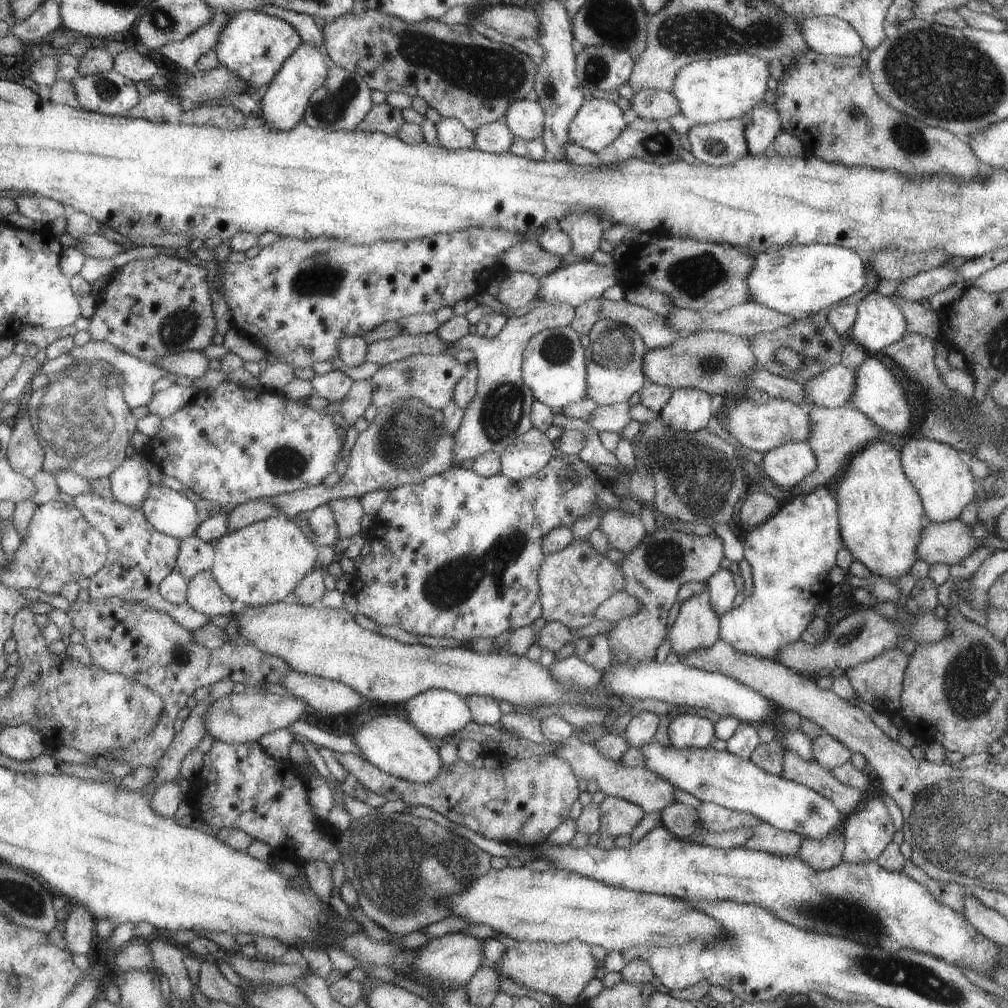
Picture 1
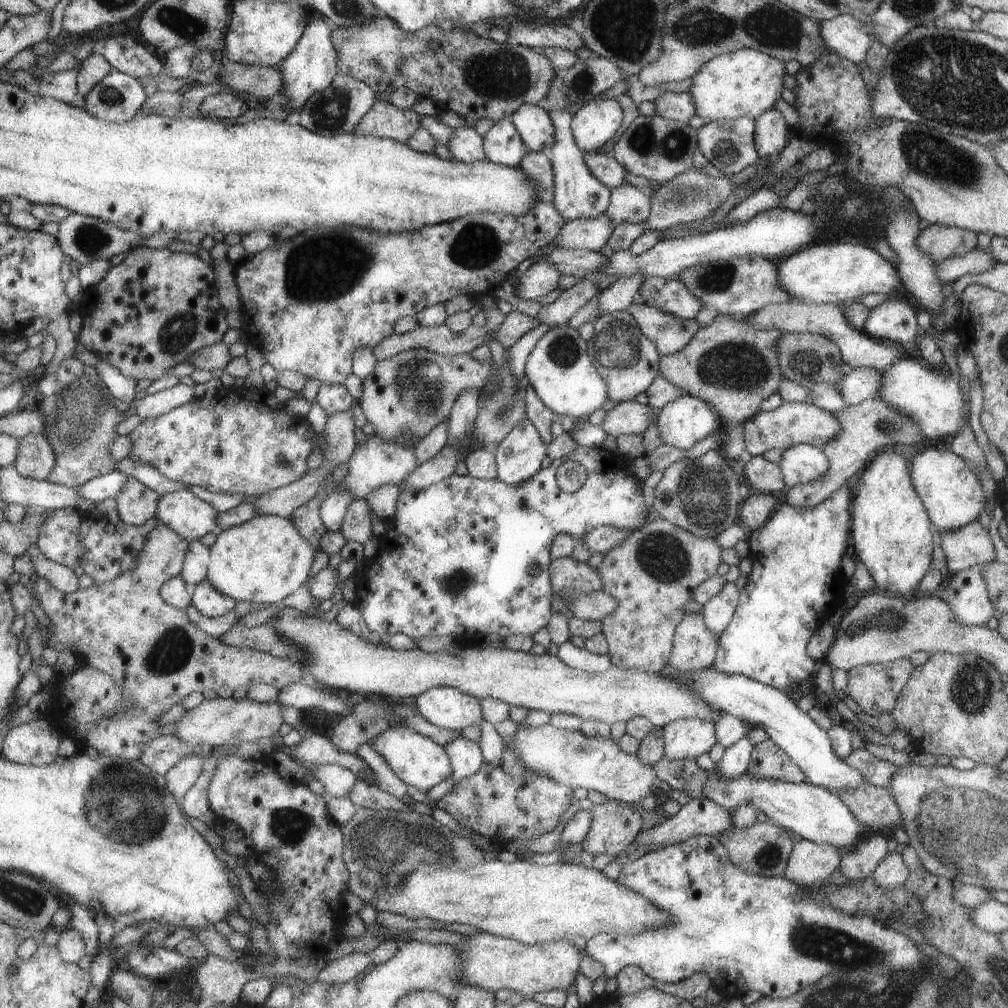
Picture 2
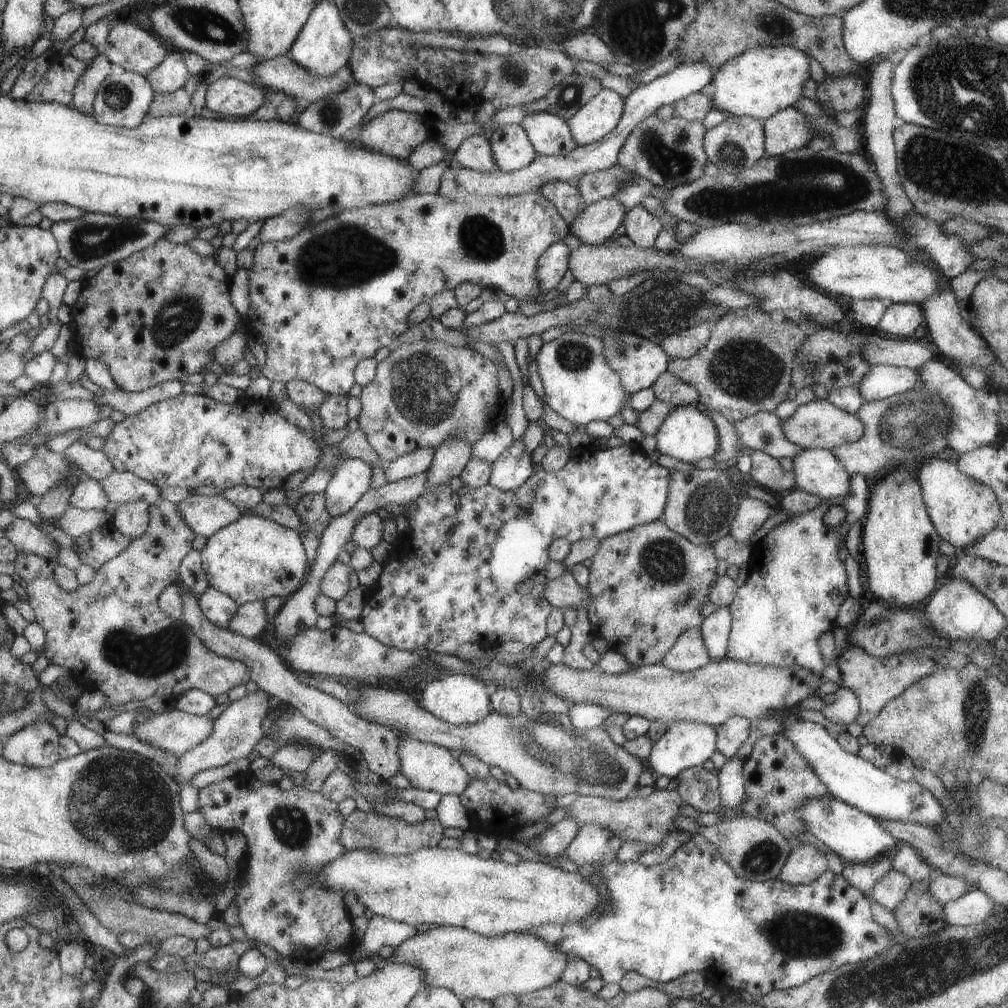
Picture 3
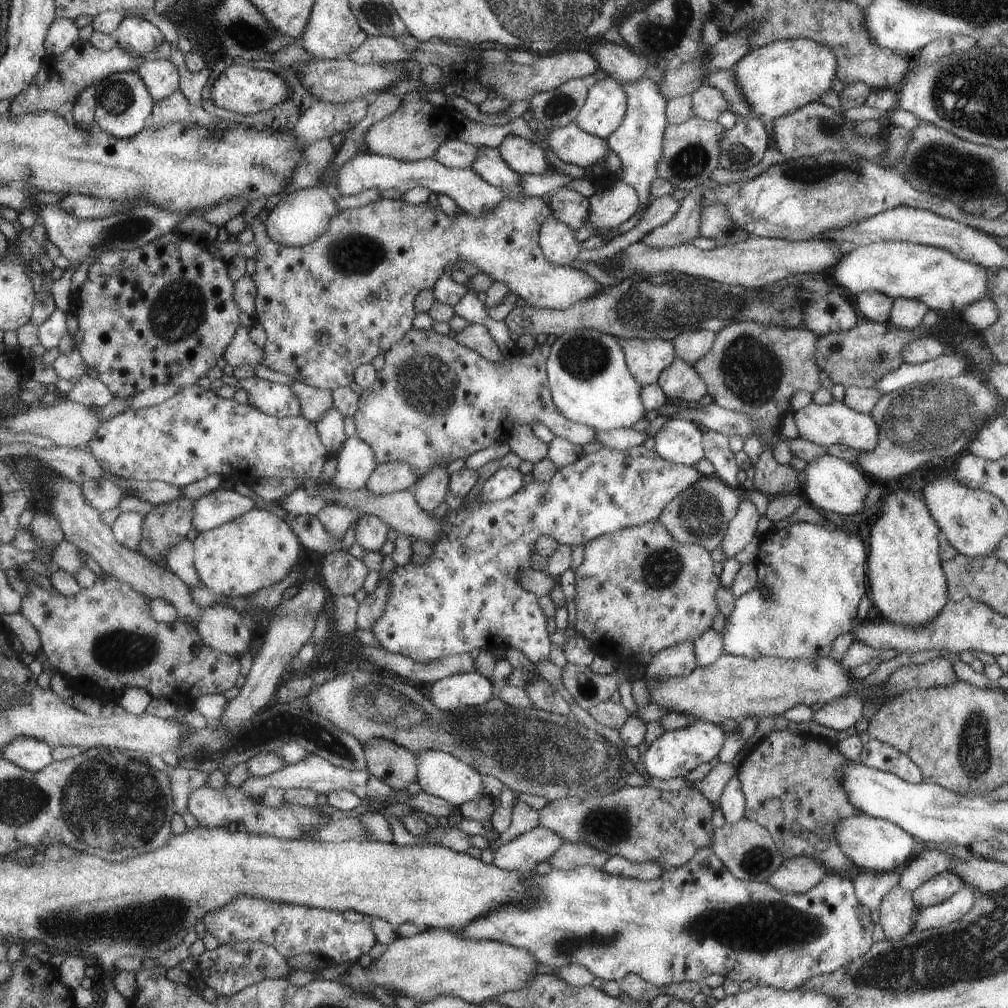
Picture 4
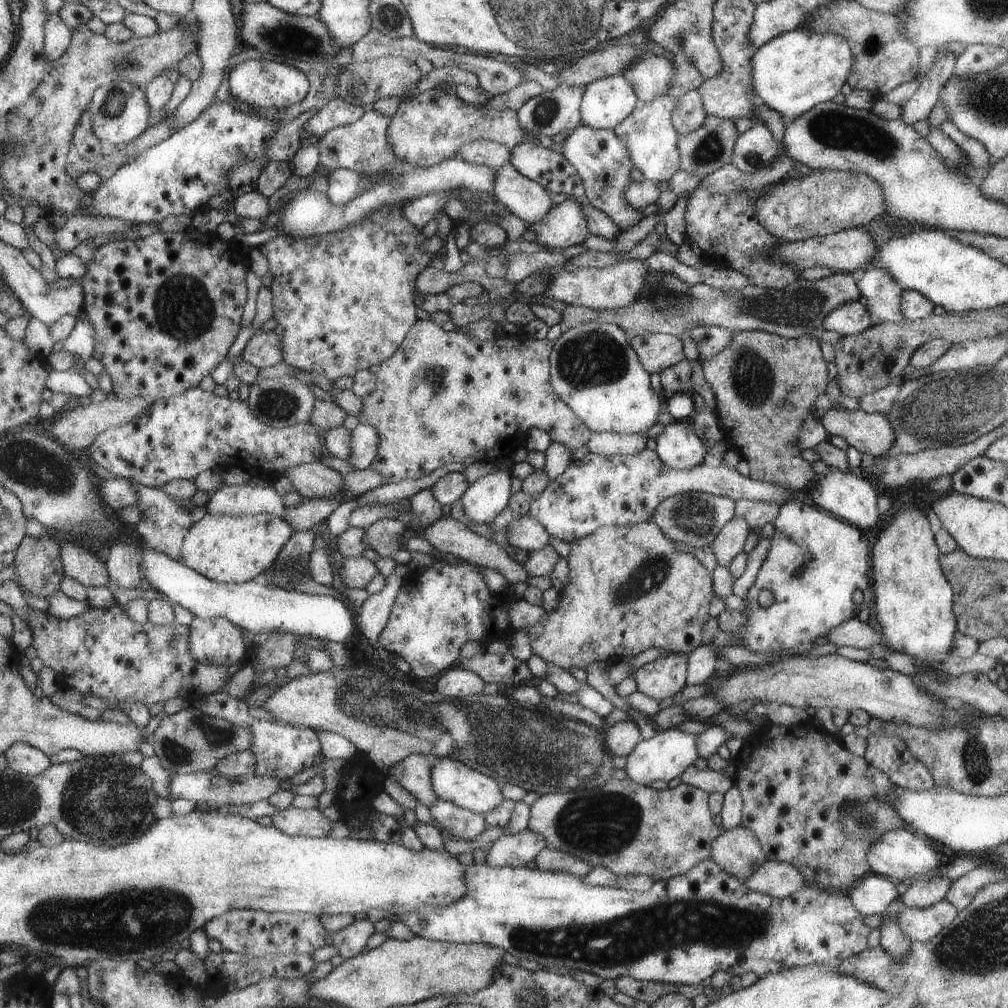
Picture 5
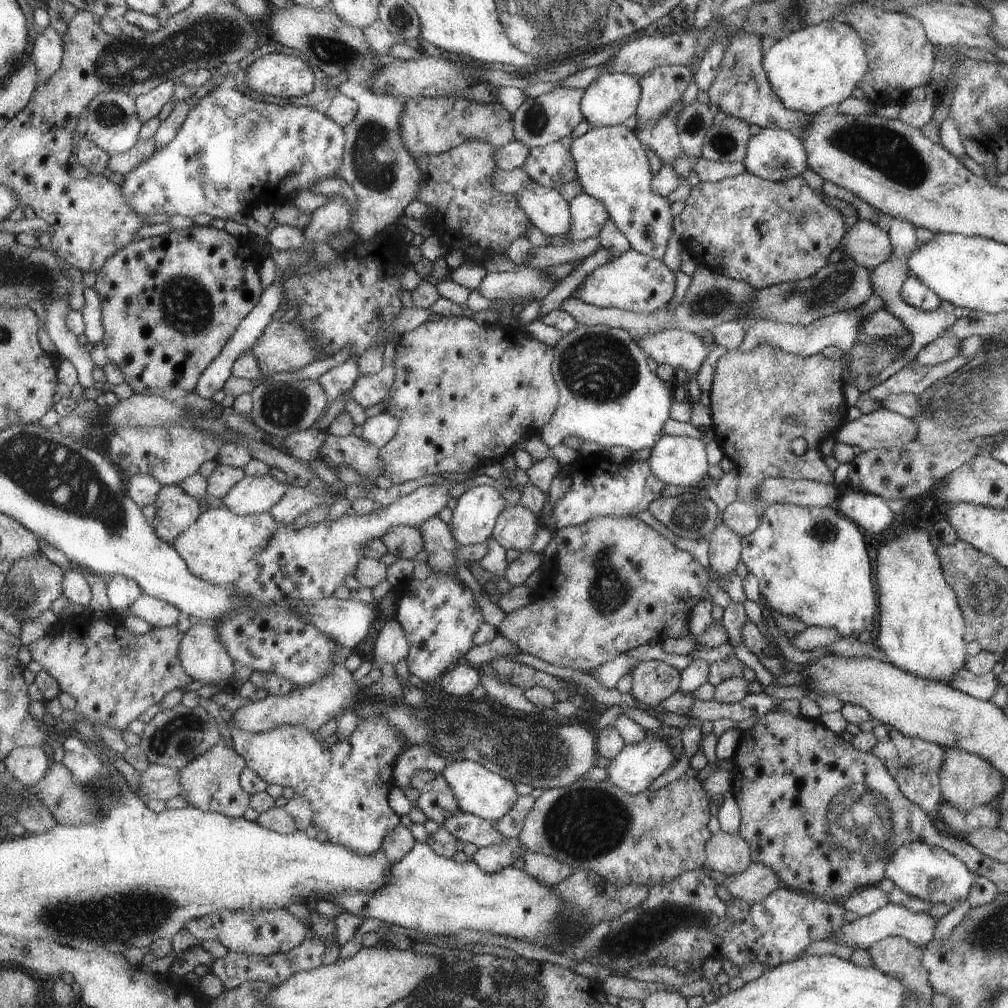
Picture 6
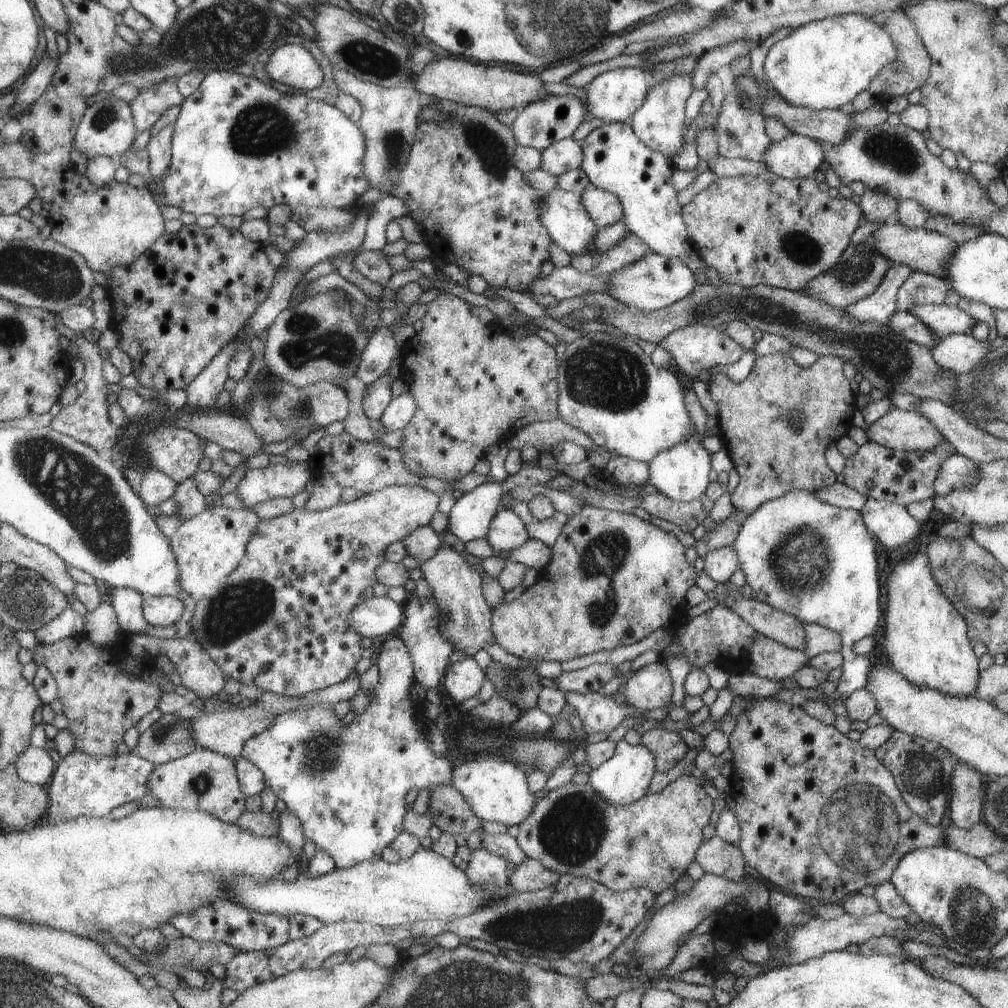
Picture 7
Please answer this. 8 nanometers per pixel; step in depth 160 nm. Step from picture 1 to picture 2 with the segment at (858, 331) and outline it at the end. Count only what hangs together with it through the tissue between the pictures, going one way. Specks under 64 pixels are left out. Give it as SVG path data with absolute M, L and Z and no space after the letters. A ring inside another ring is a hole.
M887 299L870 308L862 330L882 342L905 346L918 334L917 314L907 302Z

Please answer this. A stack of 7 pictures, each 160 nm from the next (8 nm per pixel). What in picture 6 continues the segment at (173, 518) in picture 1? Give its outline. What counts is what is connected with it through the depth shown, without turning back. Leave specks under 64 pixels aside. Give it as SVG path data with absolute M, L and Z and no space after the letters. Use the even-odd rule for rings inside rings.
M270 474L245 475L223 498L224 506L238 515L270 511L285 494L290 484L277 482Z

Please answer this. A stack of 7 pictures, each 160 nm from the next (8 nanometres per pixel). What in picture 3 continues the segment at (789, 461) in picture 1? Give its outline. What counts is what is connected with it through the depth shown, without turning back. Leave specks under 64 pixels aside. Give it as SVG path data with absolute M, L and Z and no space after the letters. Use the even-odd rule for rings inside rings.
M818 448L801 449L792 458L792 471L794 474L794 486L807 491L809 494L817 495L820 500L843 496L850 489L850 478L846 469L834 457L833 451Z

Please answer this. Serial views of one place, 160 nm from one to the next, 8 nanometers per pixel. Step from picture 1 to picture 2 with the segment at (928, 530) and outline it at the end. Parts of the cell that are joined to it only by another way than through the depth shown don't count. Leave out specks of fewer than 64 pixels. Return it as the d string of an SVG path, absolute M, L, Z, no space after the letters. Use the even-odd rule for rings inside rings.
M976 521L953 530L939 532L939 546L944 554L949 574L994 560L993 544L987 528L983 528Z

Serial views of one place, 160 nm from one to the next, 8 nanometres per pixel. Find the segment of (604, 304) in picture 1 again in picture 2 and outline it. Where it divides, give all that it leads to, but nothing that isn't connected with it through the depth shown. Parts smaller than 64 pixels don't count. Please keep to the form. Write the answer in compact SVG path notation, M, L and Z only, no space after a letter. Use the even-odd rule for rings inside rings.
M631 303L624 308L635 319L638 327L654 342L658 353L668 355L683 348L698 329L695 319L680 319L643 303Z

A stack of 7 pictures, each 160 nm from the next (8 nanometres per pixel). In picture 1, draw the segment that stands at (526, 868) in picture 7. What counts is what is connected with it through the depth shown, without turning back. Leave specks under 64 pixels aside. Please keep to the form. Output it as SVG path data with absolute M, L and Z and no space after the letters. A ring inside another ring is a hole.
M605 796L597 808L599 808L599 829L596 834L604 833L612 838L630 835L644 814L642 808L634 803L611 796Z

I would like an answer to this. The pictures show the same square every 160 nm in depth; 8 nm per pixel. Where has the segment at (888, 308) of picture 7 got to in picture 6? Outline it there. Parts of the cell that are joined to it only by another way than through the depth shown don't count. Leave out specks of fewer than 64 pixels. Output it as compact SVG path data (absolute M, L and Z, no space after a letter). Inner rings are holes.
M873 293L862 305L859 305L855 309L839 311L827 317L815 319L813 322L810 322L809 325L805 326L757 321L744 332L743 340L741 340L741 344L739 344L737 349L740 351L748 351L758 344L767 343L771 346L779 347L788 353L808 357L815 353L821 353L821 350L826 346L835 346L835 348L841 350L843 354L847 354L851 345L855 341L863 338L860 334L860 324L864 321L864 318L881 308L884 307L880 296ZM663 329L656 333L649 332L635 340L657 365L669 365L683 368L688 381L688 393L692 404L699 403L702 392L692 376L699 370L700 364L715 344L703 344L700 334L682 331L681 329Z

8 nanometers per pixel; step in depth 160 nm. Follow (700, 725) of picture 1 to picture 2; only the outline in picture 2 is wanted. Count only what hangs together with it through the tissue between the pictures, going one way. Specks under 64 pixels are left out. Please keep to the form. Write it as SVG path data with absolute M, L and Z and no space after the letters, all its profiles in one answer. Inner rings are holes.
M680 718L662 727L663 752L669 760L695 759L716 742L711 721Z

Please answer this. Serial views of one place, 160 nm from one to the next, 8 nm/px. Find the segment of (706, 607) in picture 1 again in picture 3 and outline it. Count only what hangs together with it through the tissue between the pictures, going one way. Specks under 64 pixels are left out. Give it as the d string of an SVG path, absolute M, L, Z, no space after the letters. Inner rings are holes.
M701 627L683 630L674 646L660 662L664 667L678 673L701 669L710 661L701 635Z

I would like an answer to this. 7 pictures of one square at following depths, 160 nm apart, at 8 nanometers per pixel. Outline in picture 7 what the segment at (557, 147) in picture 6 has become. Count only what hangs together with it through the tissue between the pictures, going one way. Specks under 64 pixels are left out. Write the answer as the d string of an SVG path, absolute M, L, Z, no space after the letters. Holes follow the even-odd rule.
M567 137L552 142L540 154L539 168L547 174L559 176L568 170L575 170L582 159L580 143Z

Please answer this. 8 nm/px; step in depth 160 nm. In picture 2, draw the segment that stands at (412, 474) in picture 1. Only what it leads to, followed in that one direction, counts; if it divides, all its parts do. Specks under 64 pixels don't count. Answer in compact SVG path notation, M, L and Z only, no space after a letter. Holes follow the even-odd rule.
M357 429L358 442L355 452L350 456L350 471L336 484L337 491L353 493L357 499L366 499L373 491L385 485L401 485L403 481L420 465L416 455L416 440L407 433L401 433L398 439L386 439L379 433L365 434Z

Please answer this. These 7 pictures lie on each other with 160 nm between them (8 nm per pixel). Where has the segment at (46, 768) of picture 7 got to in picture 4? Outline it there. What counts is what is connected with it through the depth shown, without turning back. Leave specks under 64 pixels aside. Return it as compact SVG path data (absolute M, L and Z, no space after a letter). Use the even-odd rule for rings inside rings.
M17 737L3 749L7 760L33 772L43 770L54 761L54 747L38 738Z

